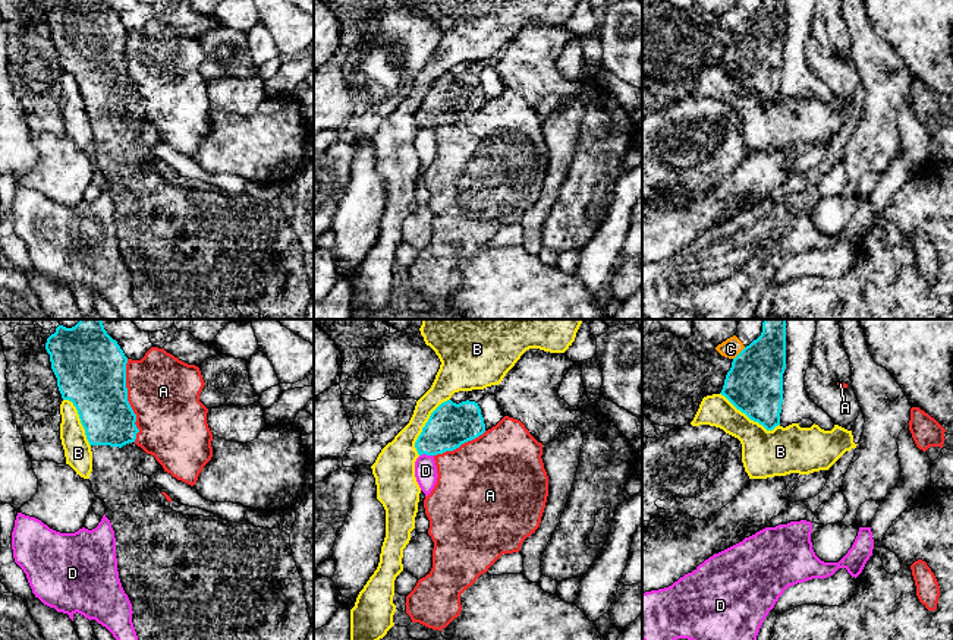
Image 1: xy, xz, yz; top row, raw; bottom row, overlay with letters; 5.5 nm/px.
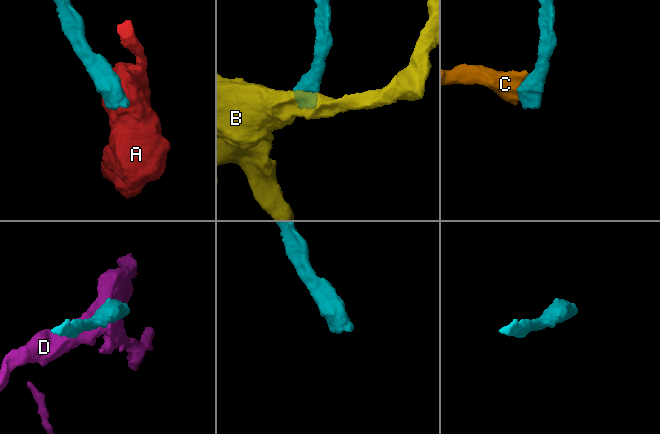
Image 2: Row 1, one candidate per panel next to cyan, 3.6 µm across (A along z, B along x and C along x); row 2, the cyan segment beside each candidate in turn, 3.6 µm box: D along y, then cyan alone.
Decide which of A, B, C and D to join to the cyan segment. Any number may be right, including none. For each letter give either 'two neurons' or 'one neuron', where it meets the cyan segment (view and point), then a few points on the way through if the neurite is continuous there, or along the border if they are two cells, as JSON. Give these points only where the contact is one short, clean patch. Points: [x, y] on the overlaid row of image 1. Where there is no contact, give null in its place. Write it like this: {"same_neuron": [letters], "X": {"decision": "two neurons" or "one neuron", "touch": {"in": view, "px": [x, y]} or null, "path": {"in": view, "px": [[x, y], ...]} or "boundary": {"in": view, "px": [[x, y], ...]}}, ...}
{"same_neuron": [], "A": {"decision": "two neurons", "touch": {"in": "xy", "px": [126, 400]}}, "B": {"decision": "two neurons", "touch": {"in": "xz", "px": [425, 425]}}, "C": {"decision": "two neurons", "touch": {"in": "yz", "px": [739, 353]}}, "D": {"decision": "two neurons", "touch": {"in": "xz", "px": [425, 453]}, "boundary": {"in": "xz", "px": [[433, 454], [420, 456]]}}}

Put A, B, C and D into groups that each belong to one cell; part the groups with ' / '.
A / B / C / D

